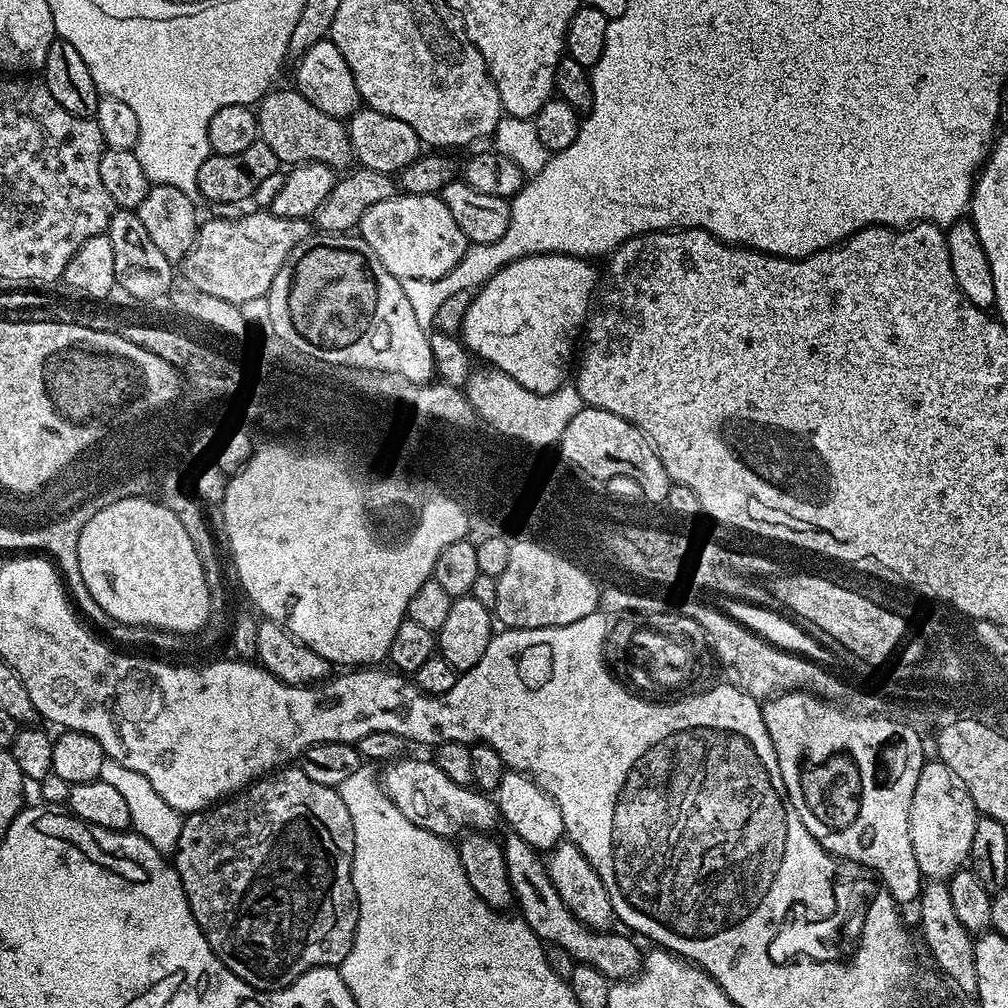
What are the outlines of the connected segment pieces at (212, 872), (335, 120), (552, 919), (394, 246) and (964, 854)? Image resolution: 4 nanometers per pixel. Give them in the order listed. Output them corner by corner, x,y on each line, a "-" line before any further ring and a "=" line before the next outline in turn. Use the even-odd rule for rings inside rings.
285,766
269,775
260,777
259,780
249,784
244,791
221,800
219,804
206,808
203,812
187,813
184,819
178,846
172,854
172,861
183,884
183,892
187,896
187,901
190,902
194,922
198,922
206,942
210,942
216,957
235,976
242,978
260,992
273,992
279,988
290,986
312,968
336,968
344,961
346,954
350,954
350,946
354,942
358,922
356,891
352,881
354,826
349,801
347,799
344,801
339,796
340,794
337,789
322,786
322,782
313,782
311,778
306,778
306,774
298,766
=
288,88
281,92
269,90
258,101
255,113
259,139
263,140
266,146
270,146
270,150
274,150
274,154
284,166
325,164
333,170
351,169
354,157
345,121
339,116
322,114
322,110
318,110
318,106
314,106
314,102
307,100
301,92
=
515,834
503,837
506,870
515,907
520,907
519,915
528,923
528,929
542,942
557,944
570,954
577,964
594,966
609,982
626,980
635,976
642,963
642,951
631,940
631,935
617,930
597,930
588,928
564,905
560,892
550,882
550,874
545,857
537,849
531,848
522,838
=
397,194
386,198
386,202
378,202
360,215
358,234
378,254
378,262
401,282
406,278
440,280
458,266
470,246
466,234
454,222
454,214
450,214
439,195
=
940,759
925,762
922,766
922,774
918,774
918,786
914,786
914,798
910,802
910,842
914,846
914,862
918,862
918,870
921,877
947,882
951,880
955,872
960,871
961,868
969,863
972,847
974,846
974,826
978,826
980,817
980,813
977,812
974,806
974,798
970,798
970,790
966,790
966,785
962,783
962,778
958,778
958,774
954,774
954,770
950,770
950,766
943,764

